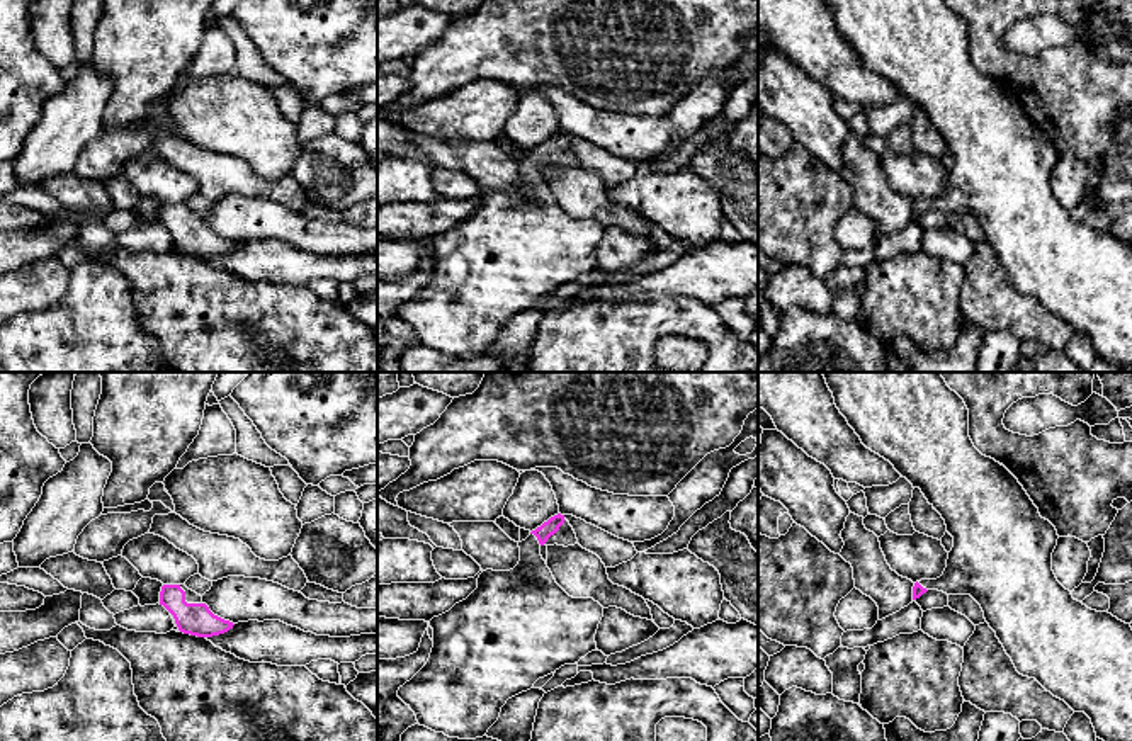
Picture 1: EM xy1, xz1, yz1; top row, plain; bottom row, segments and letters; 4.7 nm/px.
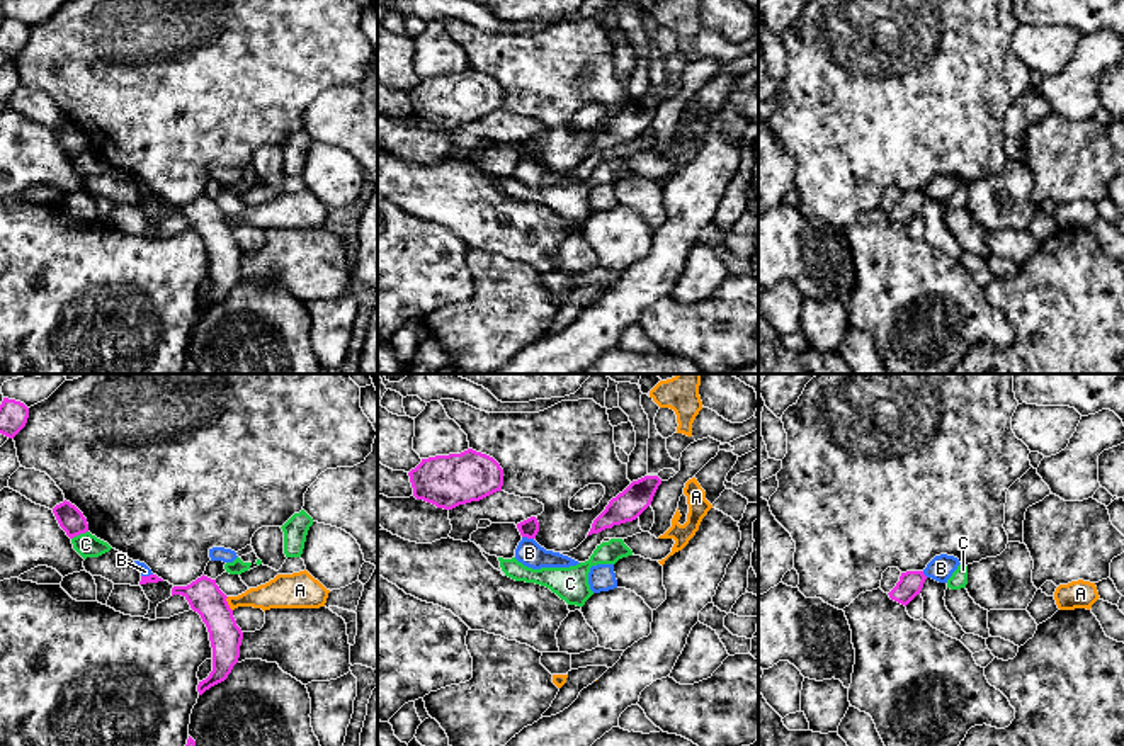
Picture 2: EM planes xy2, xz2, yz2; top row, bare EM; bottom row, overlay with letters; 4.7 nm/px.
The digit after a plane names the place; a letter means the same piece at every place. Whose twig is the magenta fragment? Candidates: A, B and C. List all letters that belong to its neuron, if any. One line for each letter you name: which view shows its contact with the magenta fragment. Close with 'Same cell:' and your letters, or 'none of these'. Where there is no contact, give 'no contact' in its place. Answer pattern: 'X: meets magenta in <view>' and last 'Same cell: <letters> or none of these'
Same cell: none of these

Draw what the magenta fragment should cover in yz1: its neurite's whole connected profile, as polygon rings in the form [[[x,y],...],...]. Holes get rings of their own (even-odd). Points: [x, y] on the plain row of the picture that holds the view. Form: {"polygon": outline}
{"polygon": [[[826,0],[826,3],[836,27],[862,63],[889,80],[913,107],[921,109],[954,156],[943,194],[916,201],[913,219],[928,209],[971,214],[1020,294],[1035,297],[1074,331],[1084,331],[1096,357],[1120,369],[1132,365],[1132,246],[1108,231],[1088,228],[1057,201],[1052,190],[1052,172],[1059,158],[1056,146],[1040,136],[1023,105],[1005,85],[974,66],[964,19],[945,0]]]}

